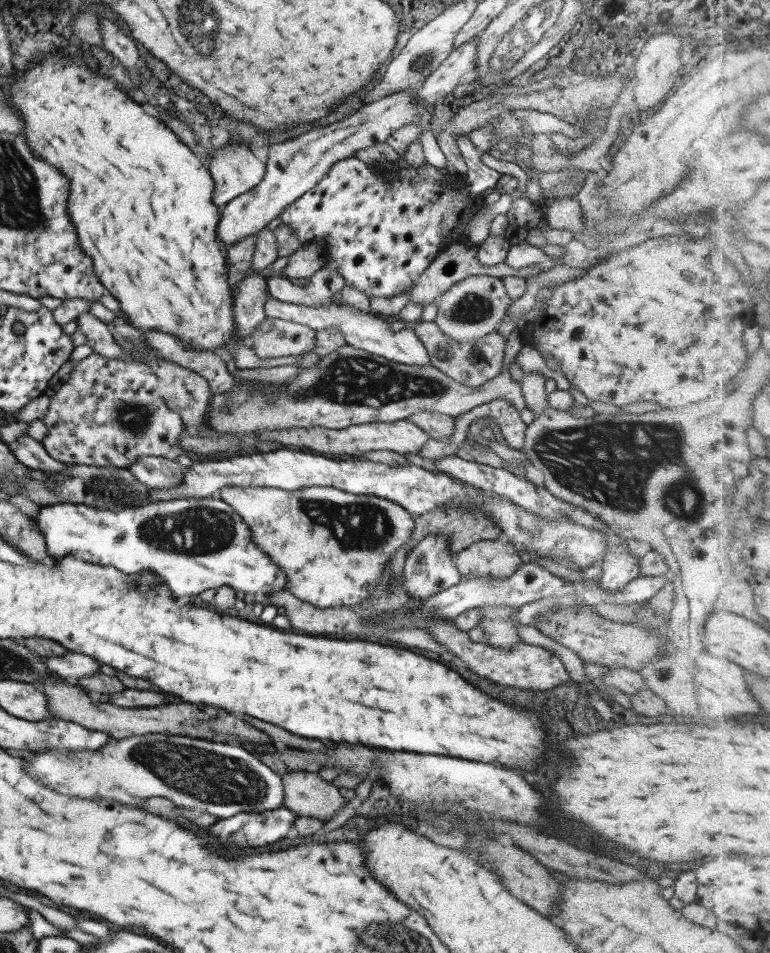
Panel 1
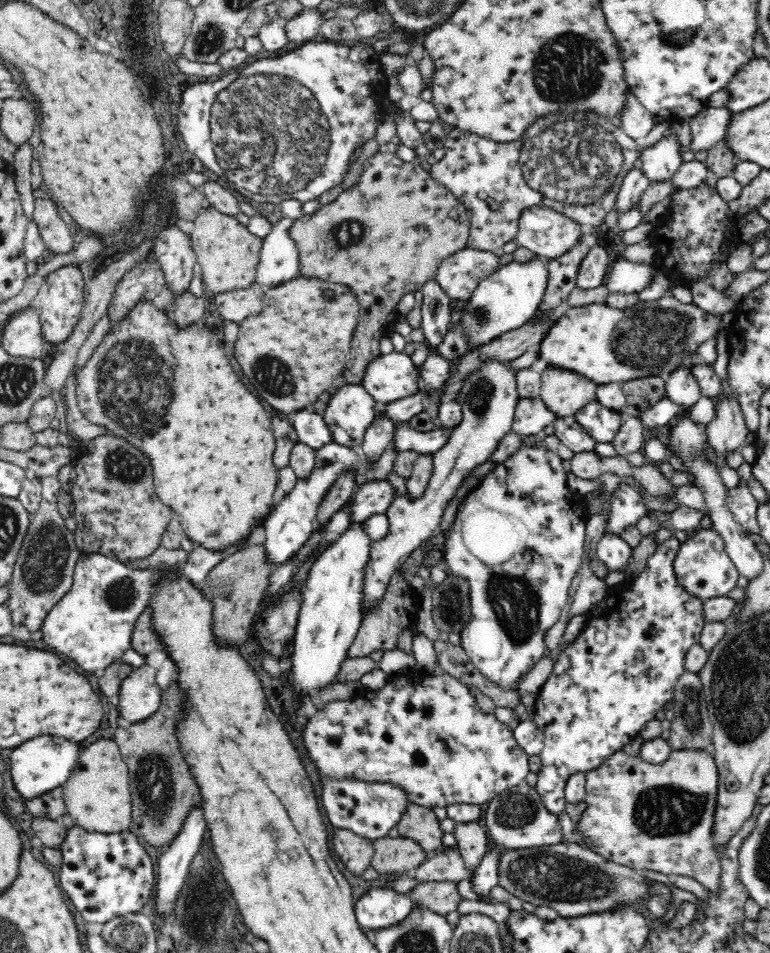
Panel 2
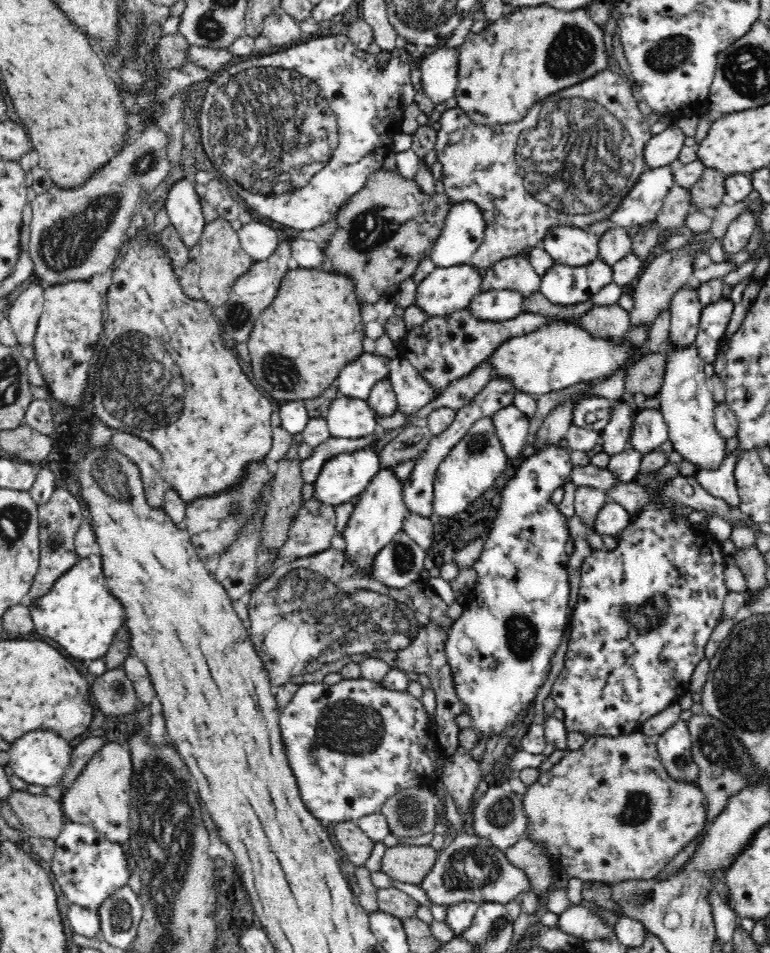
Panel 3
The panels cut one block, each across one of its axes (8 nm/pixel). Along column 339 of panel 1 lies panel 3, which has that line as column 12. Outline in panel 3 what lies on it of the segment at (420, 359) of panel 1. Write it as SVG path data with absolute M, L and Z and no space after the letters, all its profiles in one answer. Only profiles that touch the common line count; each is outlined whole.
M33 279L19 290L19 296L9 306L7 319L18 347L33 346L44 304L42 285Z

